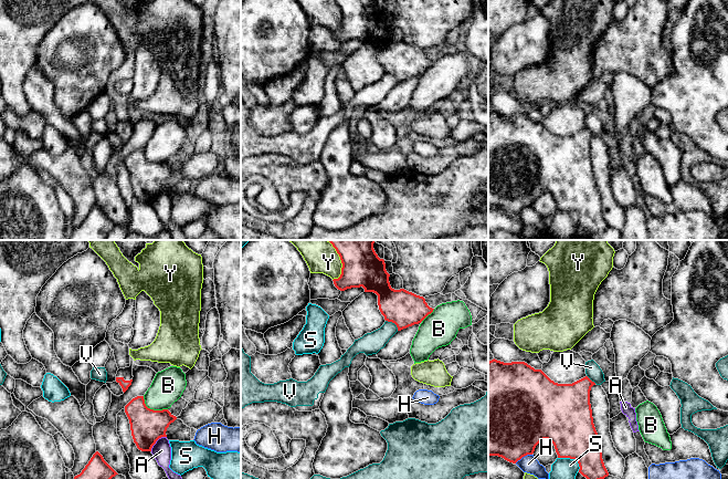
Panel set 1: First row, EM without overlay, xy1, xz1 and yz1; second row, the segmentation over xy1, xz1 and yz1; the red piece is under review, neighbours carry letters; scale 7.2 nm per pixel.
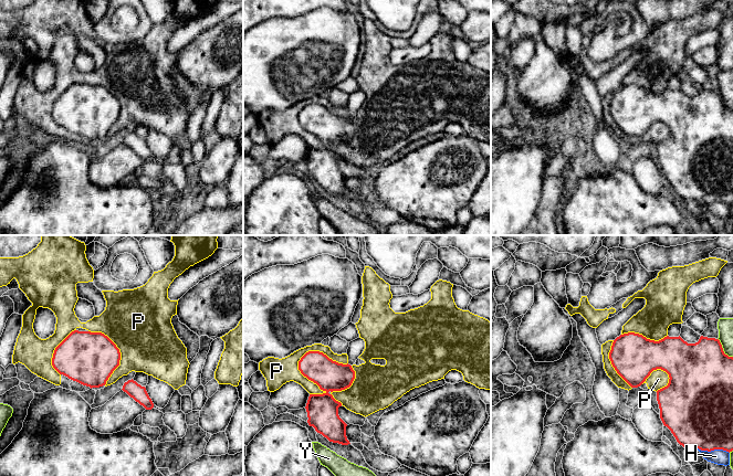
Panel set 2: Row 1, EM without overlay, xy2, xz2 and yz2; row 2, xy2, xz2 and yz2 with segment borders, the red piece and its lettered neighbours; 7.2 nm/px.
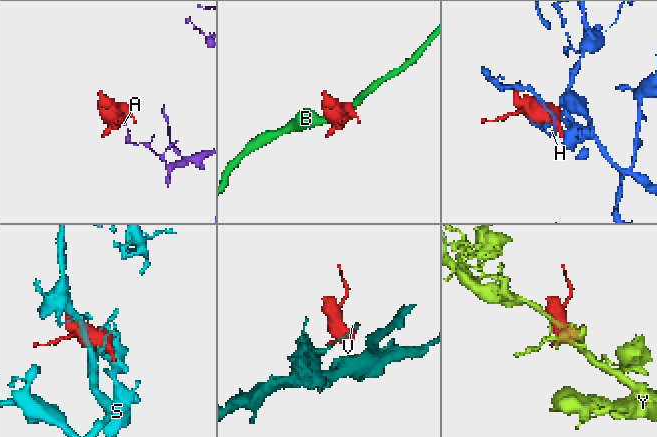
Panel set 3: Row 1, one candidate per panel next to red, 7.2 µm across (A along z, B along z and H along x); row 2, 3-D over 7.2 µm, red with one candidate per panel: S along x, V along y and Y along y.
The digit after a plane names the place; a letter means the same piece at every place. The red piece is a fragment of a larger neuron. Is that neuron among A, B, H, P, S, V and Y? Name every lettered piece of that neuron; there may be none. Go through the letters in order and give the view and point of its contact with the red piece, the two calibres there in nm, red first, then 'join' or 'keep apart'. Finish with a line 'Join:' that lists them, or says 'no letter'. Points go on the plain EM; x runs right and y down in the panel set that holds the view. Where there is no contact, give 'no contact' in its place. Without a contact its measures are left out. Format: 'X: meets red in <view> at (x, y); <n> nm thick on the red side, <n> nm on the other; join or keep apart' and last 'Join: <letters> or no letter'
A: meets red in xy1 at (156, 193); 240 nm thick on the red side, 140 nm on the other; keep apart
B: meets red in xy1 at (153, 162); 240 nm thick on the red side, 240 nm on the other; keep apart
H: meets red in yz2 at (712, 202); 460 nm thick on the red side, 110 nm on the other; keep apart
P: meets red in xz2 at (318, 104); 220 nm thick on the red side, 140 nm on the other; keep apart
S: meets red in yz1 at (572, 210); 360 nm thick on the red side, 190 nm on the other; keep apart
V: meets red in xz1 at (393, 74); 260 nm thick on the red side, 160 nm on the other; keep apart
Y: meets red in xz1 at (343, 18); 280 nm thick on the red side, 190 nm on the other; keep apart
Join: no letter

